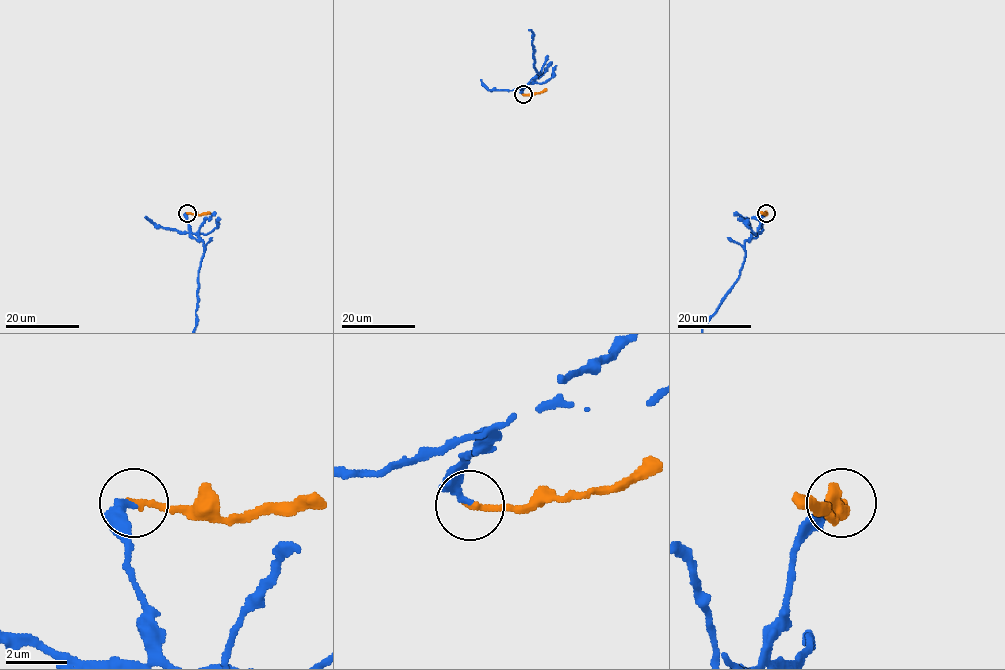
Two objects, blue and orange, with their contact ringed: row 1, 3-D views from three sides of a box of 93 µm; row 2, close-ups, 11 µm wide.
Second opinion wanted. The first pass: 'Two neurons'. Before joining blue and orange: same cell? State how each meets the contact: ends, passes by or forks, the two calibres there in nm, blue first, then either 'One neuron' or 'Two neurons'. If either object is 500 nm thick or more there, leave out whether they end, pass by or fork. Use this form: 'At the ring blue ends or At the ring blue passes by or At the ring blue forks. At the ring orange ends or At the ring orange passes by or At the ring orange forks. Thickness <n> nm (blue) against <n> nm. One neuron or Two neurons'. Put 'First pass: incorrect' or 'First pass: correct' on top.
First pass: incorrect
At the ring blue ends. At the ring orange ends. Thickness 280 nm (blue) against 220 nm. One neuron

